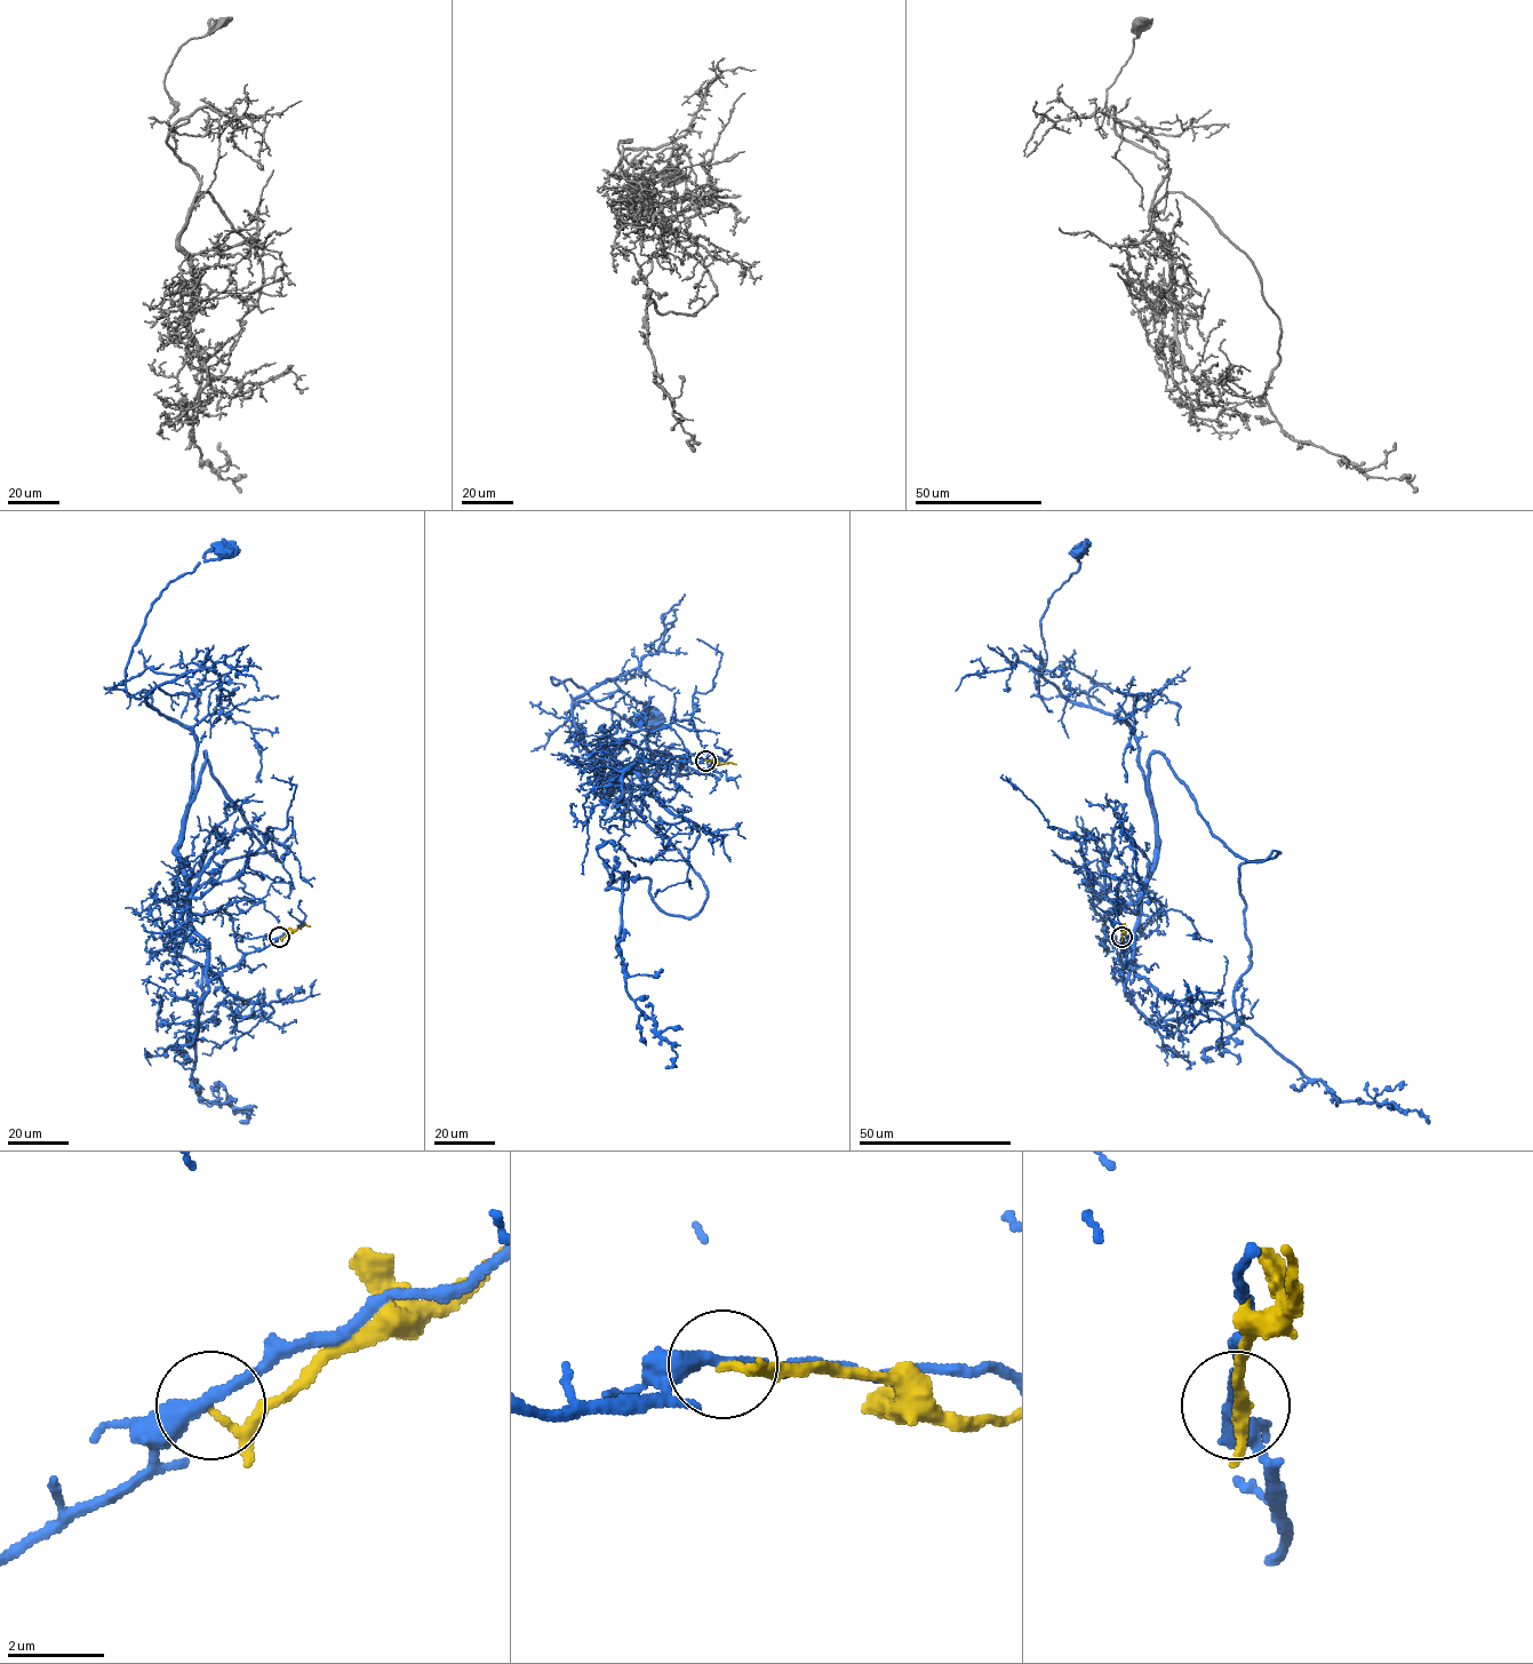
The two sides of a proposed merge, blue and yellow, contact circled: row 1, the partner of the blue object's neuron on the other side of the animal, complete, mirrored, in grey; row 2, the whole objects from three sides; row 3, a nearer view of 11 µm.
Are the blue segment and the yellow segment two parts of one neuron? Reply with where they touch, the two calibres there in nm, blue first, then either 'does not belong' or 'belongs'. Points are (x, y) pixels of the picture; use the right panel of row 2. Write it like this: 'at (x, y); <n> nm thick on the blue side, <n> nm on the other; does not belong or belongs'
at (1122, 937); 320 nm thick on the blue side, 120 nm on the other; does not belong

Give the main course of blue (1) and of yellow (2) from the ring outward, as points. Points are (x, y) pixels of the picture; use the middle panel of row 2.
1: (705, 759), (635, 762), (603, 795), (622, 777), (587, 747), (571, 695), (551, 677), (622, 718), (649, 716)
2: (705, 759), (735, 764)

